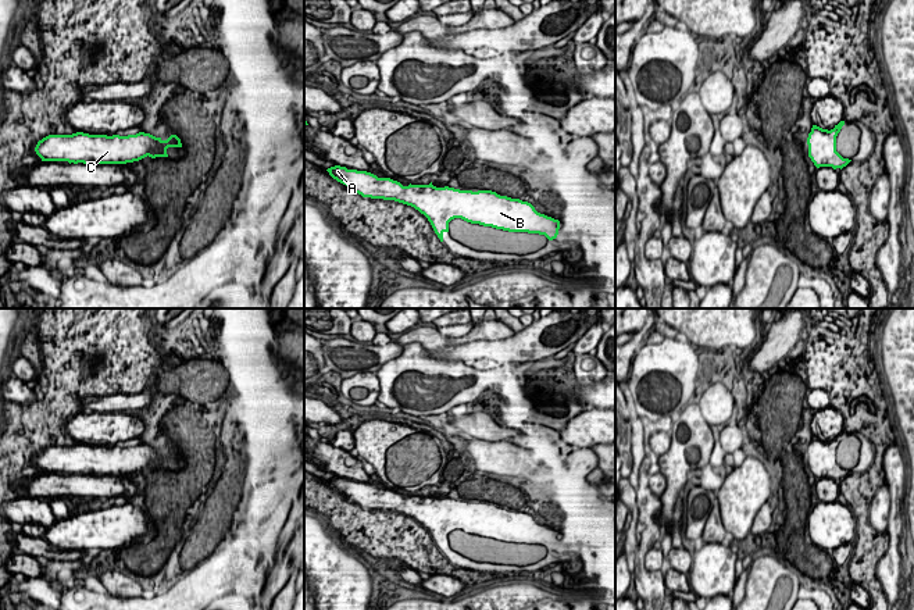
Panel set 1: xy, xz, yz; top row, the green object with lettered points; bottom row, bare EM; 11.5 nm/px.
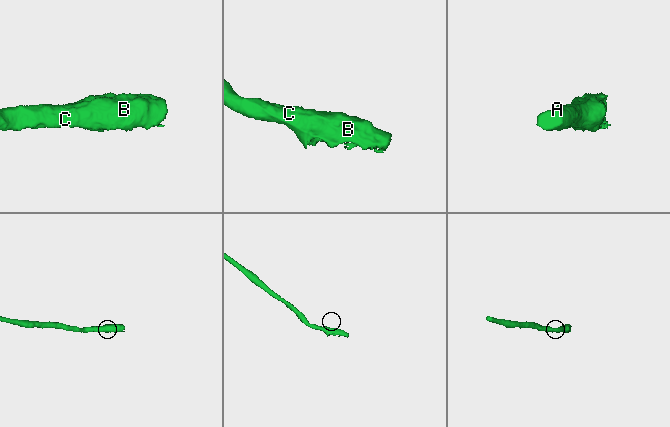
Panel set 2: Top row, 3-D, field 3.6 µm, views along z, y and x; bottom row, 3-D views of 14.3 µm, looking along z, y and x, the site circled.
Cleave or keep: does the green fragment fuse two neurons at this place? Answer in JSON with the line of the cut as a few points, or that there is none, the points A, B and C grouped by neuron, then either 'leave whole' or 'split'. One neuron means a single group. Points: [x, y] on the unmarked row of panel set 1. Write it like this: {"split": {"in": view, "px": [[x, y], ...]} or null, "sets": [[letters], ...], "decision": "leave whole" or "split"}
{"split": null, "sets": [["A", "B", "C"]], "decision": "leave whole"}

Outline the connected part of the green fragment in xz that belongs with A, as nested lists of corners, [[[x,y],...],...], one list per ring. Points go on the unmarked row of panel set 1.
[[[340,477],[326,482],[333,491],[363,509],[394,511],[414,518],[428,529],[440,553],[443,553],[443,545],[449,543],[449,534],[454,529],[508,543],[539,545],[549,552],[558,546],[558,531],[538,524],[528,513],[500,507],[492,502],[436,499],[432,493],[403,497],[390,489],[378,489],[371,484]]]

